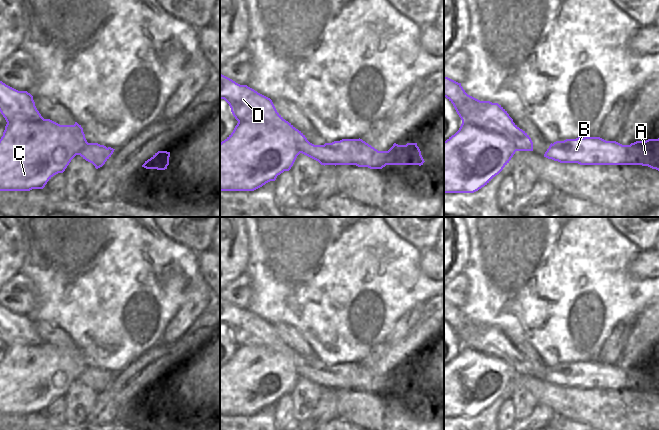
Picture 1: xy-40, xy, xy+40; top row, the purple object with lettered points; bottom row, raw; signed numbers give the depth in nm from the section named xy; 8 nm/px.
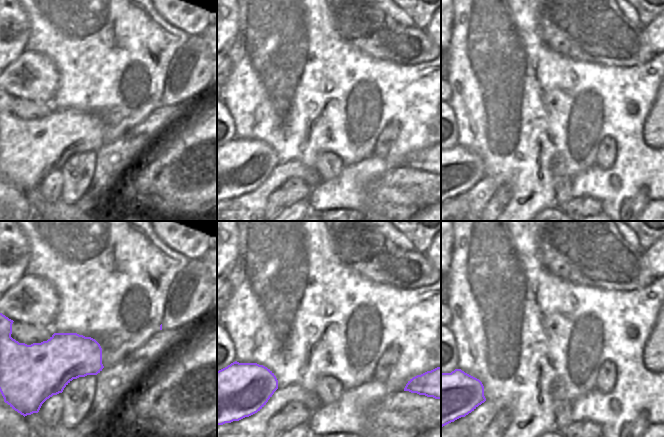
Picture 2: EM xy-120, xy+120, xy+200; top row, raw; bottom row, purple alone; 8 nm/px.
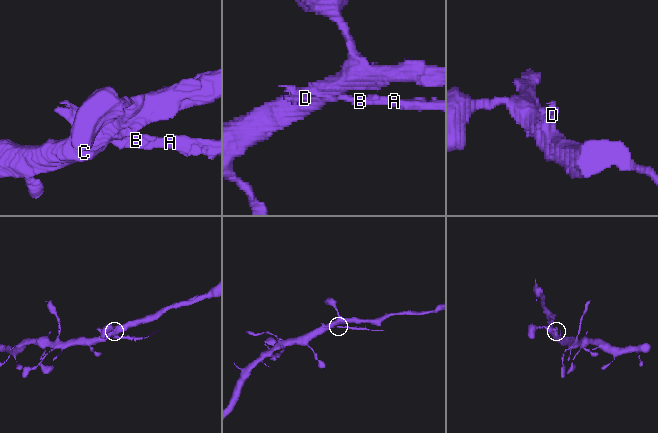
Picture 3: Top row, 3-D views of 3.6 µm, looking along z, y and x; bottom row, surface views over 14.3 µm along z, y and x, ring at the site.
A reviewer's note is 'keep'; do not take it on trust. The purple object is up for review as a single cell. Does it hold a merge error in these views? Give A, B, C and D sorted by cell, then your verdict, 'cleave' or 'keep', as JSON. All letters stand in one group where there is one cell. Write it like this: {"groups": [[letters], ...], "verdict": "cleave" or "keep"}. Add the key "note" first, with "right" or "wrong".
{"note": "wrong", "groups": [["A", "B"], ["C", "D"]], "verdict": "cleave"}

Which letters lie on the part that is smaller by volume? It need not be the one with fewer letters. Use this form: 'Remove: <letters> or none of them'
Remove: A, B

